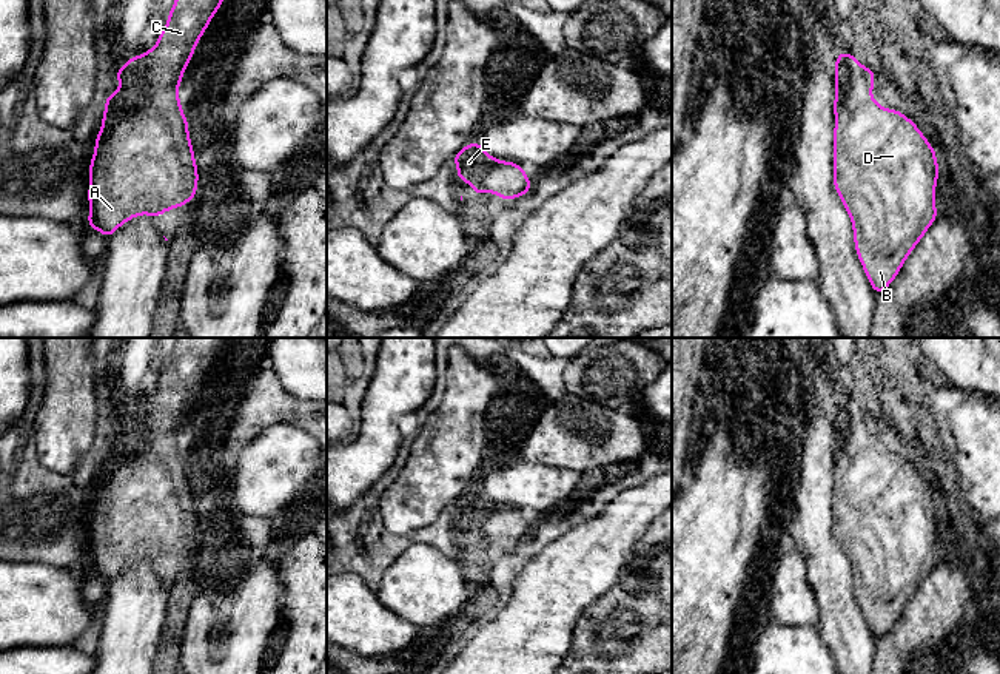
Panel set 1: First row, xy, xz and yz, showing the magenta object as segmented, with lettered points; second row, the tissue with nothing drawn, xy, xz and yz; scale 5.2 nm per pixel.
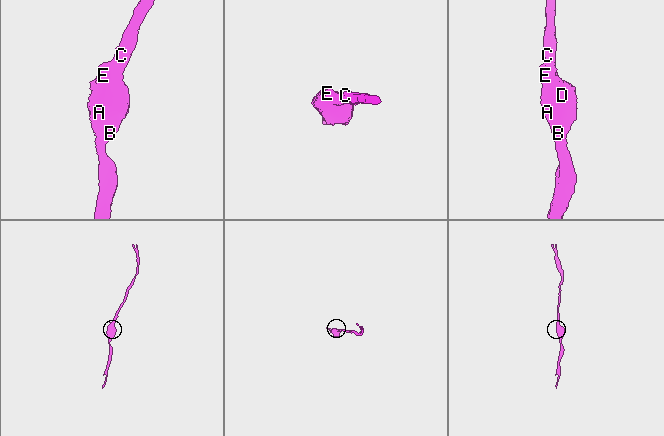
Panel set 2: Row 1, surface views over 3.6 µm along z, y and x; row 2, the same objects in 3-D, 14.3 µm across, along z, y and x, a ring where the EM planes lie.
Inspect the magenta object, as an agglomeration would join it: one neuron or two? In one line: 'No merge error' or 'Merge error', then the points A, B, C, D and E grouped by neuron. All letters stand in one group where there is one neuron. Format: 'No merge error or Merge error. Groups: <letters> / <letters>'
No merge error. Groups: A B C D E

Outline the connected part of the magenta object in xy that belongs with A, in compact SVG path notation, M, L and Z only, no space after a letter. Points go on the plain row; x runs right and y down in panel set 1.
M177 338L168 369L146 399L133 401L116 416L120 435L105 444L102 473L89 509L89 561L86 571L106 585L139 560L157 564L162 558L194 544L199 518L182 458L179 429L194 393L222 352L225 338Z

